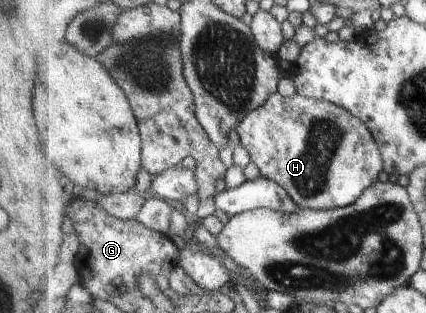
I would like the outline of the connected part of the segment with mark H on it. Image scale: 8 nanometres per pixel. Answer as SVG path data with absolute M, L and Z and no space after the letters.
M273 93L260 108L249 113L235 131L239 134L242 147L250 155L251 173L285 187L300 208L332 210L351 205L384 171L384 157L375 136L359 117L334 103L308 98L299 93L293 97Z

